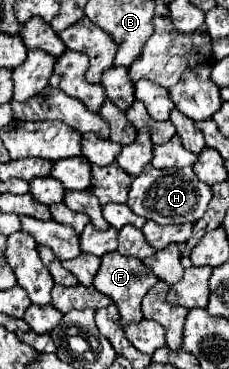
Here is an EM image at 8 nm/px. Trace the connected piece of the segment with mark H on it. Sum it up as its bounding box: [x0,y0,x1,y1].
[128,163,212,225]

